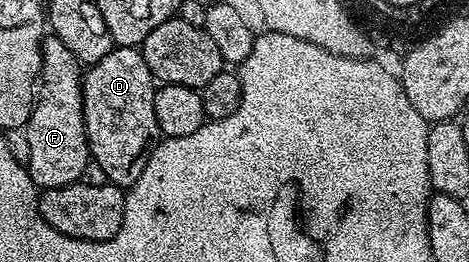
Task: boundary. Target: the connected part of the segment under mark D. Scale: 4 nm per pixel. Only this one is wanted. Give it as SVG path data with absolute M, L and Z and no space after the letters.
M114 47L107 55L103 55L103 59L84 70L81 94L89 155L92 161L103 167L103 175L110 185L119 185L128 191L137 182L139 175L143 175L143 167L147 167L147 159L162 136L159 123L155 119L154 92L155 79L137 47Z

